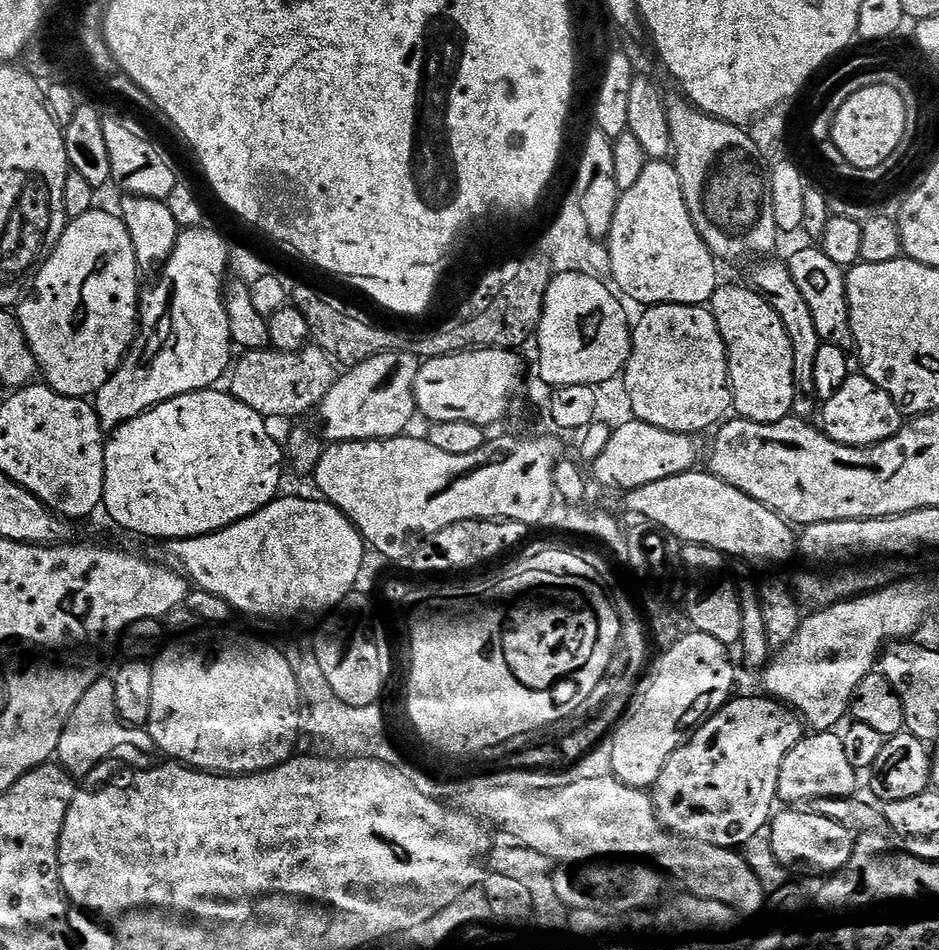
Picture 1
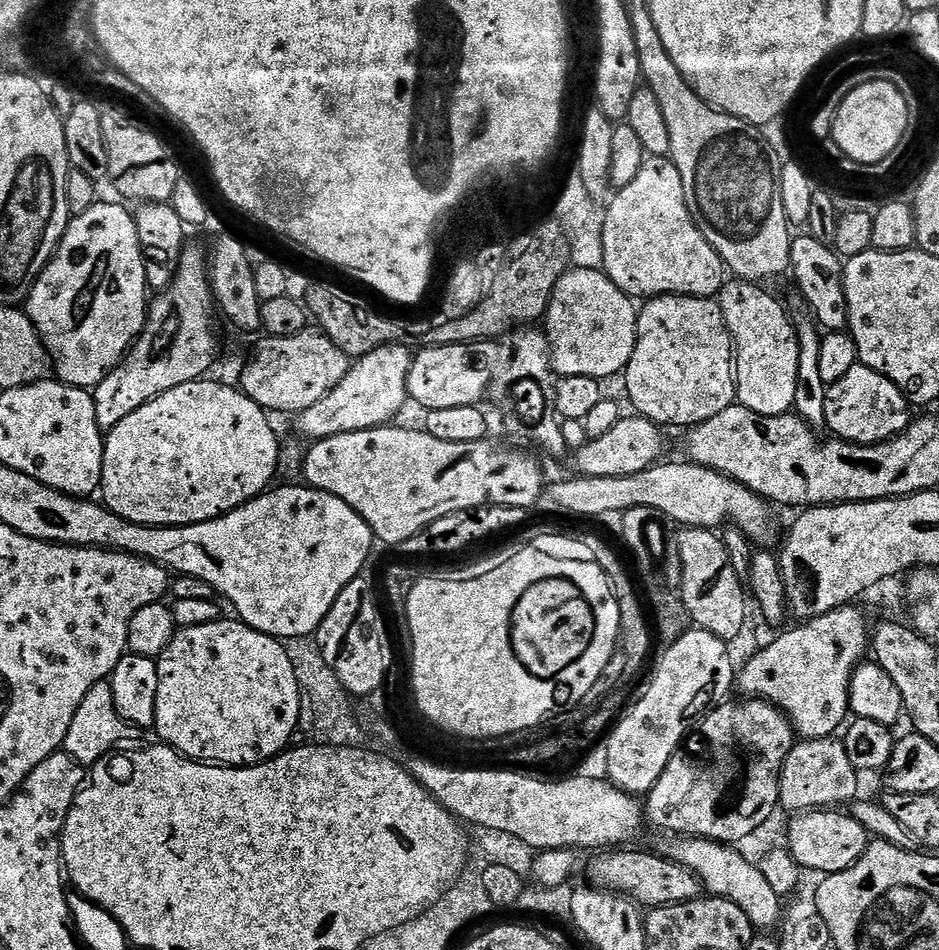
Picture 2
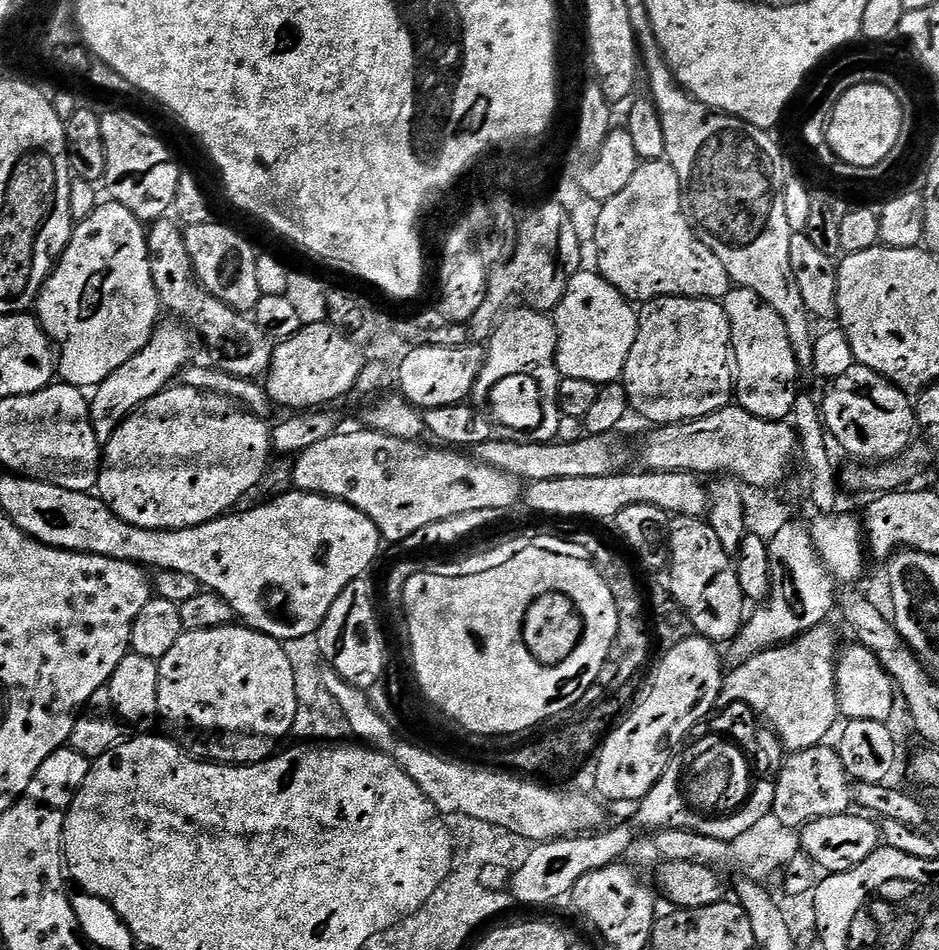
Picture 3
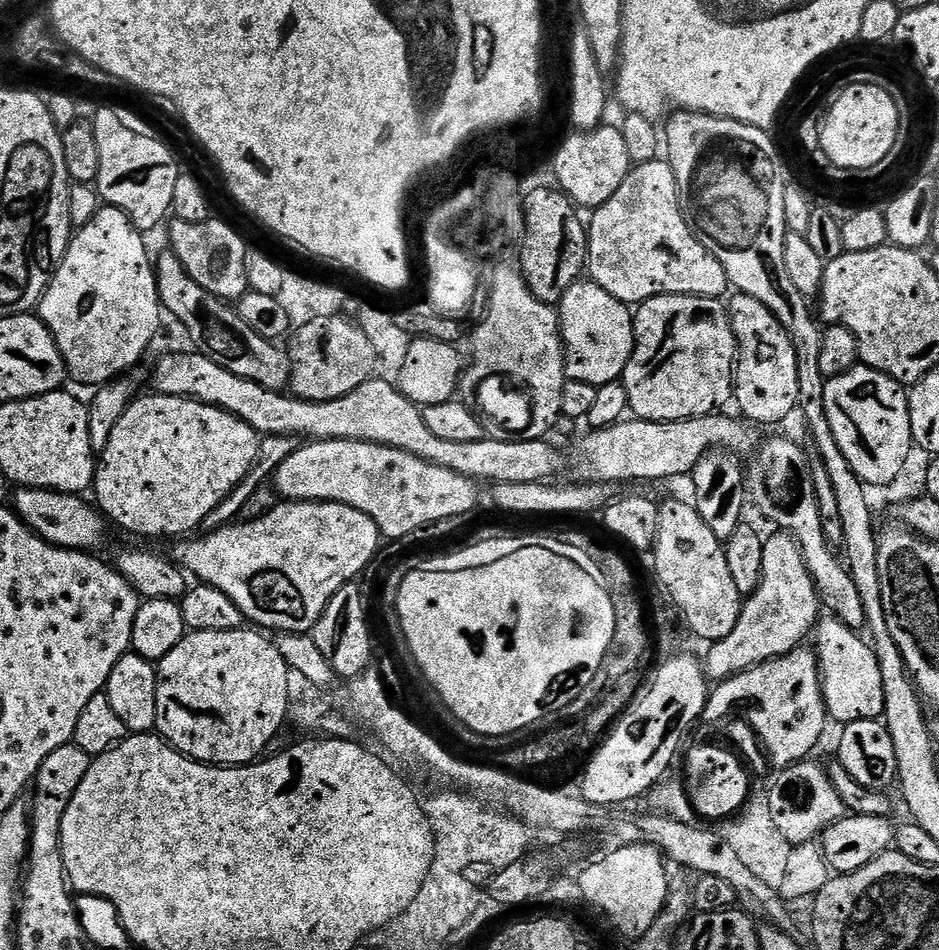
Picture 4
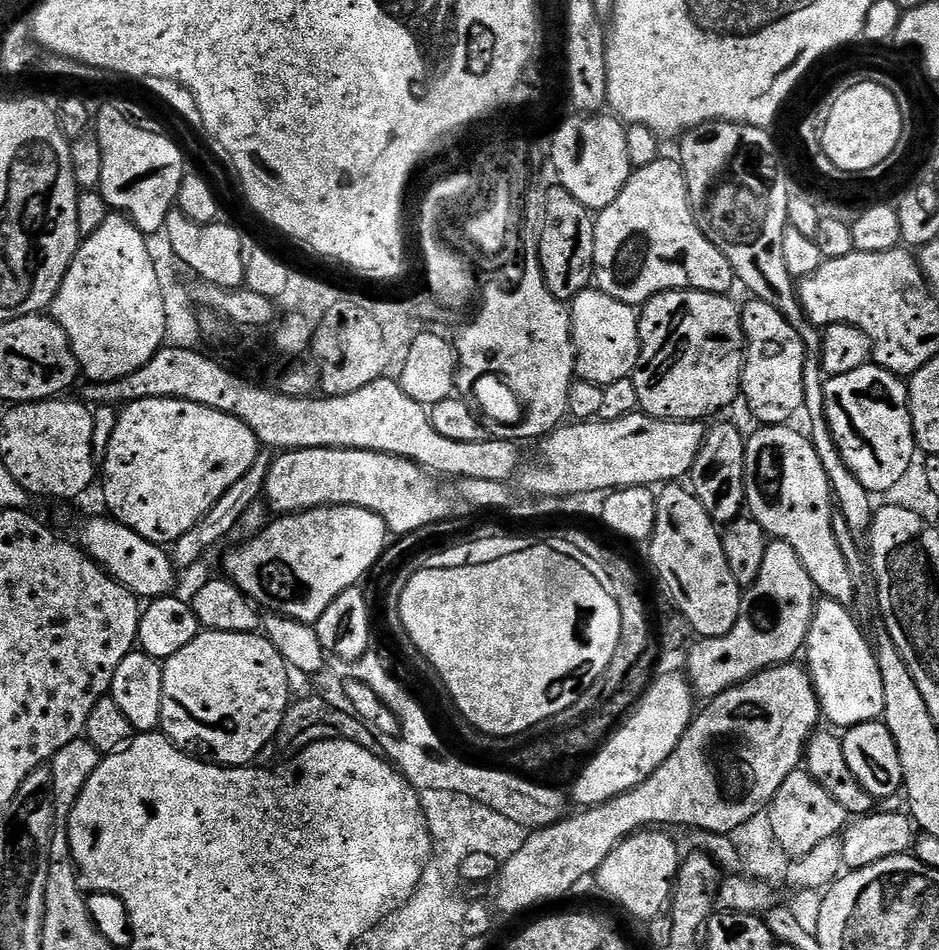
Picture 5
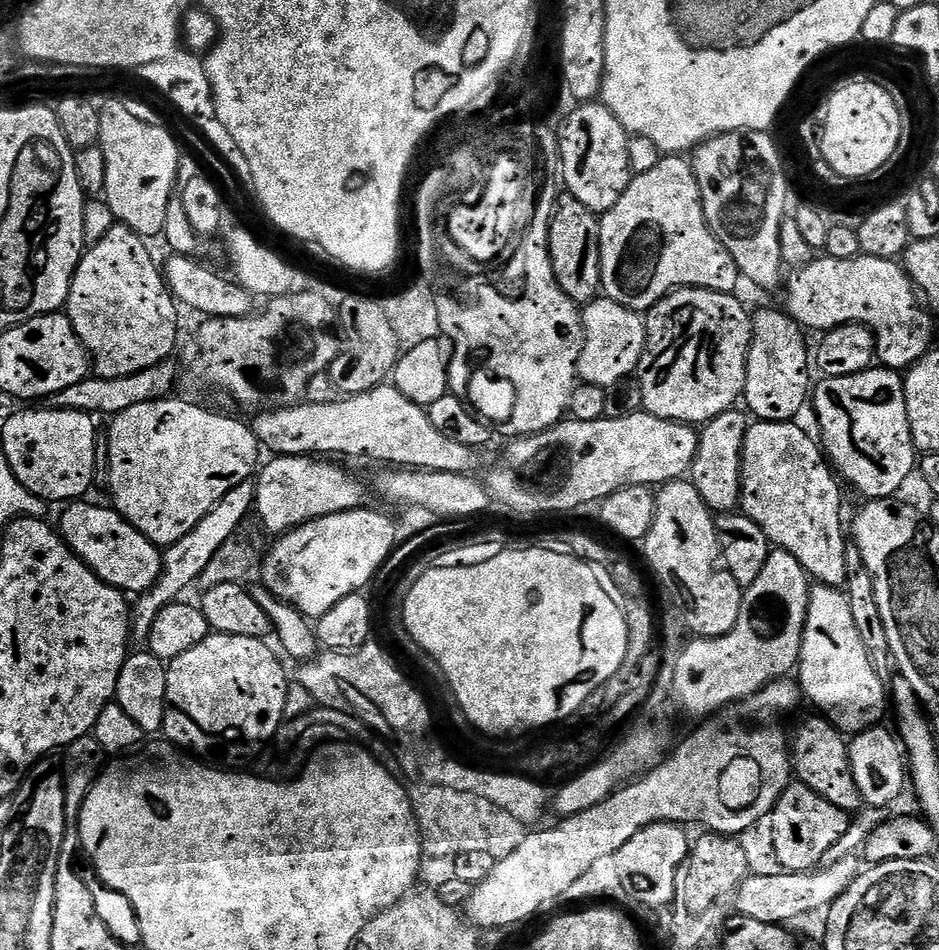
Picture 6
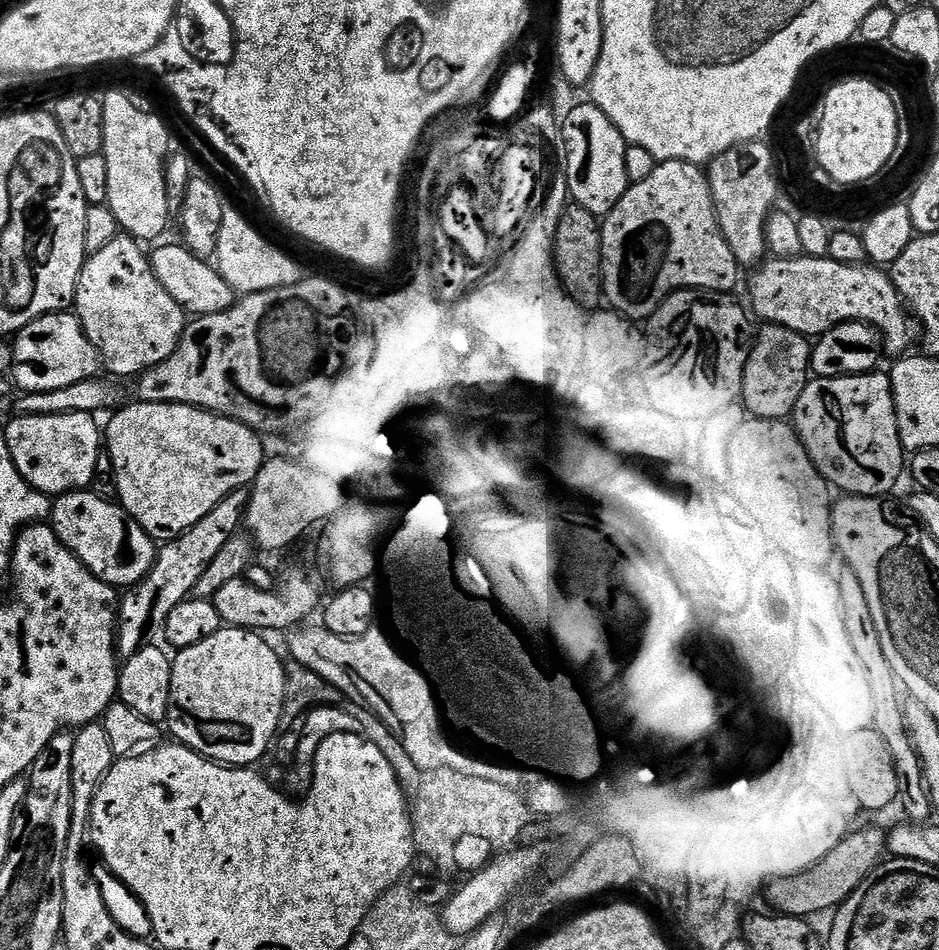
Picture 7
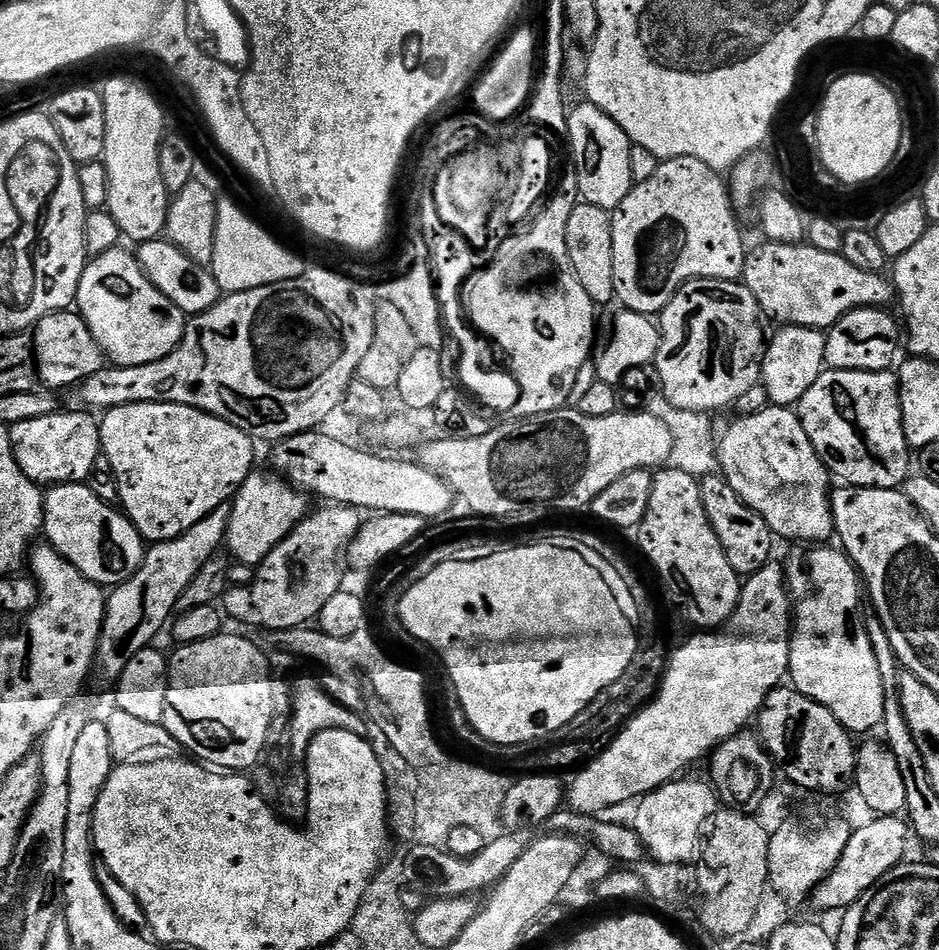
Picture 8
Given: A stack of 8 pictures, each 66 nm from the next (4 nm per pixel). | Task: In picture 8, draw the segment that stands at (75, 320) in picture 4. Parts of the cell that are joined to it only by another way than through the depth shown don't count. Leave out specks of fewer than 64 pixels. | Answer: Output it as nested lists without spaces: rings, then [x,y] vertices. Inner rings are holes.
[[[124,246],[111,248],[106,254],[91,257],[84,265],[84,273],[78,282],[75,307],[80,317],[86,322],[88,329],[100,346],[101,352],[115,367],[146,366],[150,362],[158,362],[166,358],[180,344],[186,327],[185,313],[180,311],[170,298],[161,294],[148,281],[144,271],[131,251],[127,252]]]

